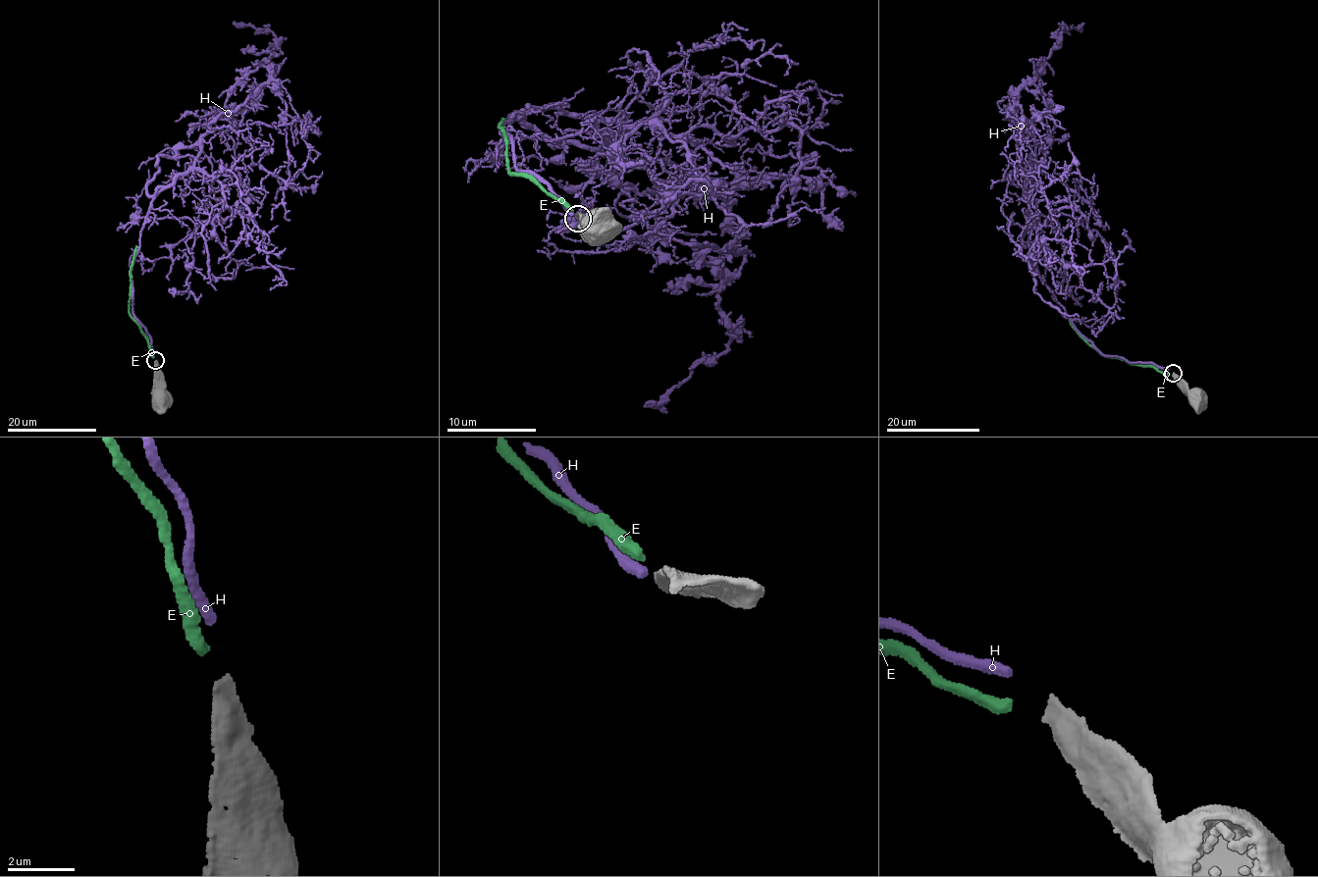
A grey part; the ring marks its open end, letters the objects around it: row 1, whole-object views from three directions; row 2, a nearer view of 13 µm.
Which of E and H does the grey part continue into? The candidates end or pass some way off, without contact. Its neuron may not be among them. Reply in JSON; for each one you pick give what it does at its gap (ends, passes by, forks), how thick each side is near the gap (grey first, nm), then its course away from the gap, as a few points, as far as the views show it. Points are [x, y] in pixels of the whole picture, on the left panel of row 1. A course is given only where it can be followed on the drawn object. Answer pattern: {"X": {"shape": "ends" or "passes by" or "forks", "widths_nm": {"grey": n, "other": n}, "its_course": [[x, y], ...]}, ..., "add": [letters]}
{"add": []}

